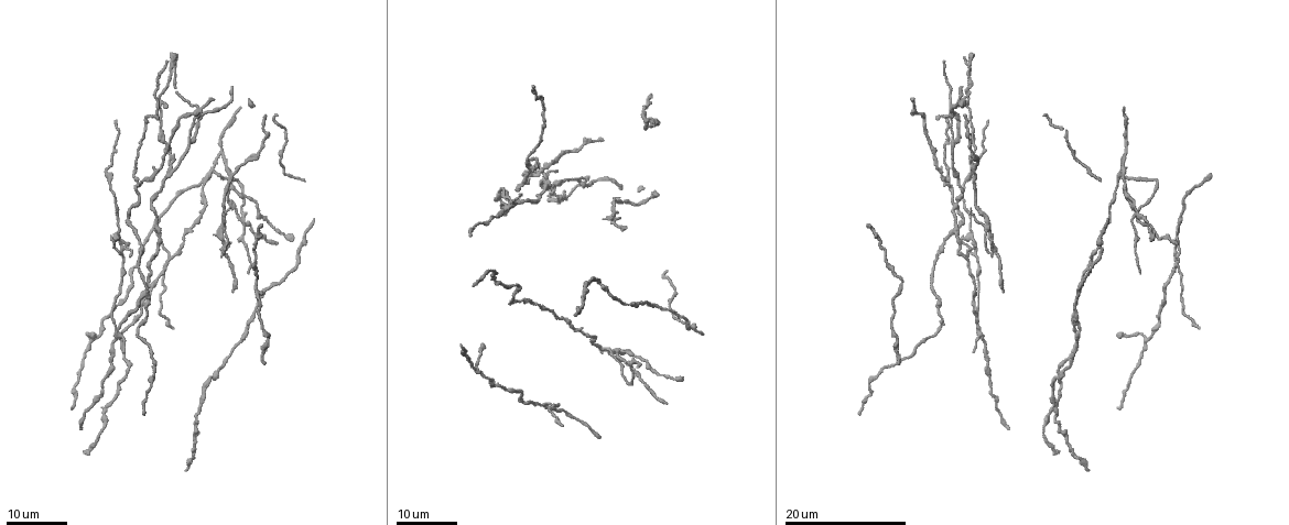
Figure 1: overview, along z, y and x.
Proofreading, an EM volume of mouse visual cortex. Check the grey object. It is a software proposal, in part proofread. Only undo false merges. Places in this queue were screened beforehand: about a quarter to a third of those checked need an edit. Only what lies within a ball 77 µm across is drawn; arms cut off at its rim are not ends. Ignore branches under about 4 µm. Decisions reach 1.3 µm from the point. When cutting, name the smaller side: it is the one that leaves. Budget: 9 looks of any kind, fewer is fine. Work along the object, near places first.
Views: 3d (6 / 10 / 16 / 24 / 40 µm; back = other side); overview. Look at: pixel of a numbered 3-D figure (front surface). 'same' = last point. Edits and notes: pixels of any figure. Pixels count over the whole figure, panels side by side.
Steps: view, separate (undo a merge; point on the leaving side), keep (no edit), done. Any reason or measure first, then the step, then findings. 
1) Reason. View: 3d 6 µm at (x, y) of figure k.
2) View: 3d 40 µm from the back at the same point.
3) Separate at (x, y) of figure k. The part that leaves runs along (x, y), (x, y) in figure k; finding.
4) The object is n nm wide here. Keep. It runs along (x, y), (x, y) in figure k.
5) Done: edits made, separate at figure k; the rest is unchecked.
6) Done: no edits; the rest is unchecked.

A fork. View: 3d 16 µm at (214, 173) of figure 1.

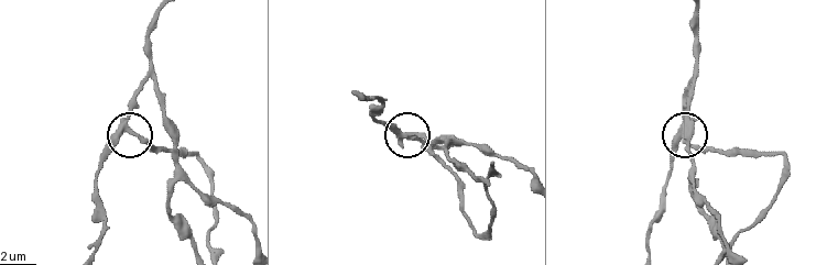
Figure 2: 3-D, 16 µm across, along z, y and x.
Closer look. View: 3d 6 µm at (129, 128) of figure 2.

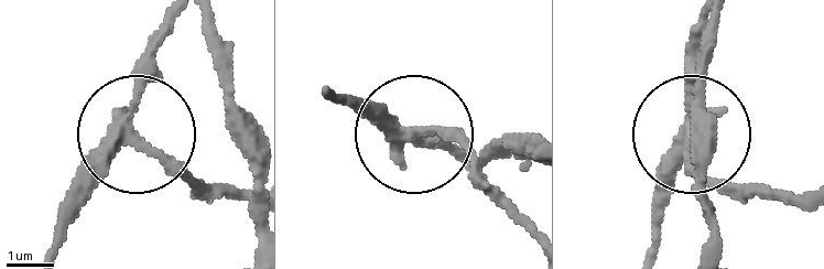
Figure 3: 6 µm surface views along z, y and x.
The side arm is 27 µm long. Separate at (196, 180) of figure 3. The part that leaves runs along (415, 131), (458, 143), (483, 191), (530, 238) in figure 3; two neurons meet here.

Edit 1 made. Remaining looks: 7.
View: overview.

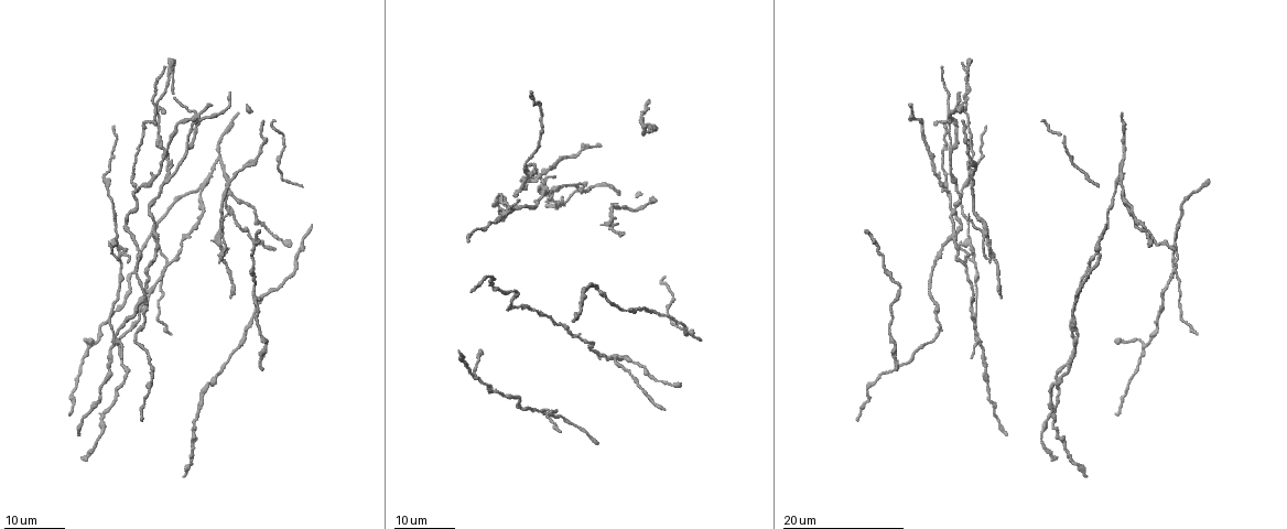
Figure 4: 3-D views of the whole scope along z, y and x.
Three arms meet. View: 3d 24 µm at (1175, 233) of figure 4.

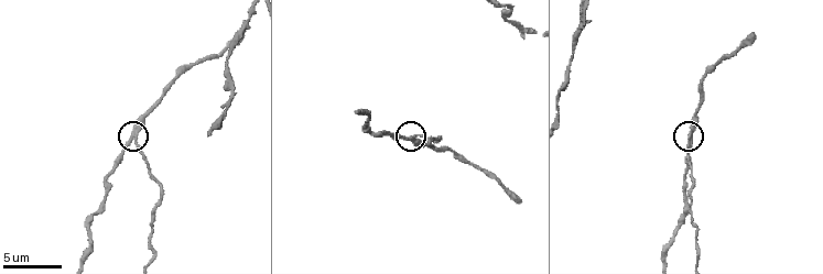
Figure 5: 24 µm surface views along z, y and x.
View: 3d 6 µm at (411, 137) of figure 5.

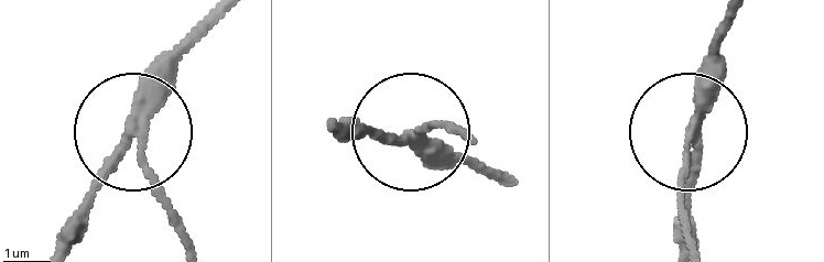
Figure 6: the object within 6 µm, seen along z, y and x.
3 arms meet here. Separate at (151, 194) of figure 6. The part that leaves runs along (142, 130), (150, 185), (182, 244) in figure 6; two neurons meet here.

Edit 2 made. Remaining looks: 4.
Four arms meet. View: 3d 16 µm at (137, 189) of figure 4.

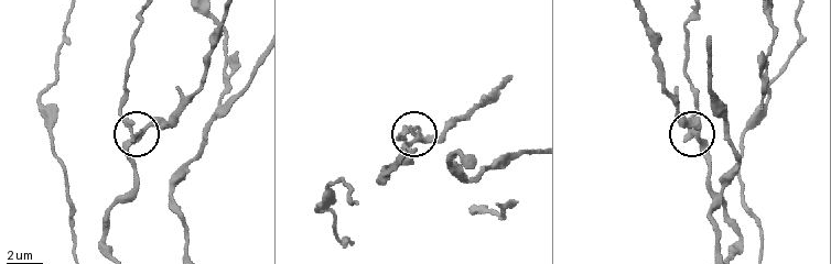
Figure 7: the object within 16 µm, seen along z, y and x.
Closer look. View: 3d 6 µm at (416, 140) of figure 7.

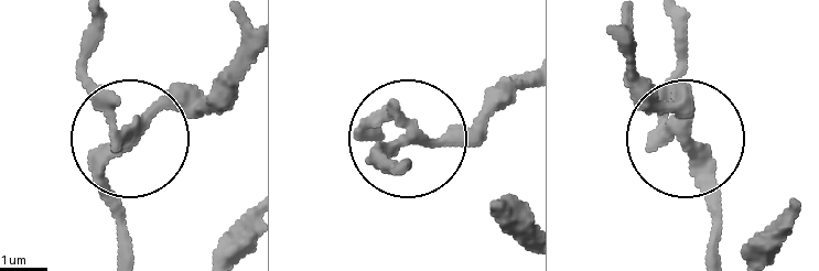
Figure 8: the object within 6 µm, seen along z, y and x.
Separate at (83, 73) of figure 8. Two neurons meet here.

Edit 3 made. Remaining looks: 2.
Done: edits made, separate at figure 3, separate at figure 6, separate at figure 8; the rest is unchecked.

